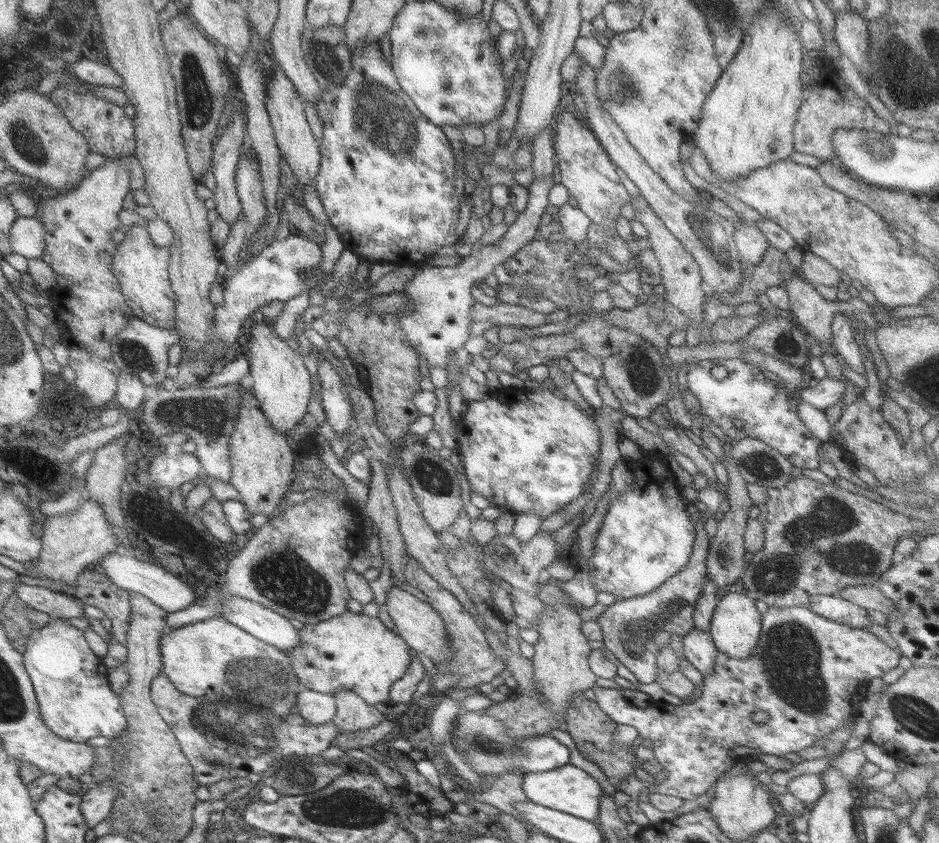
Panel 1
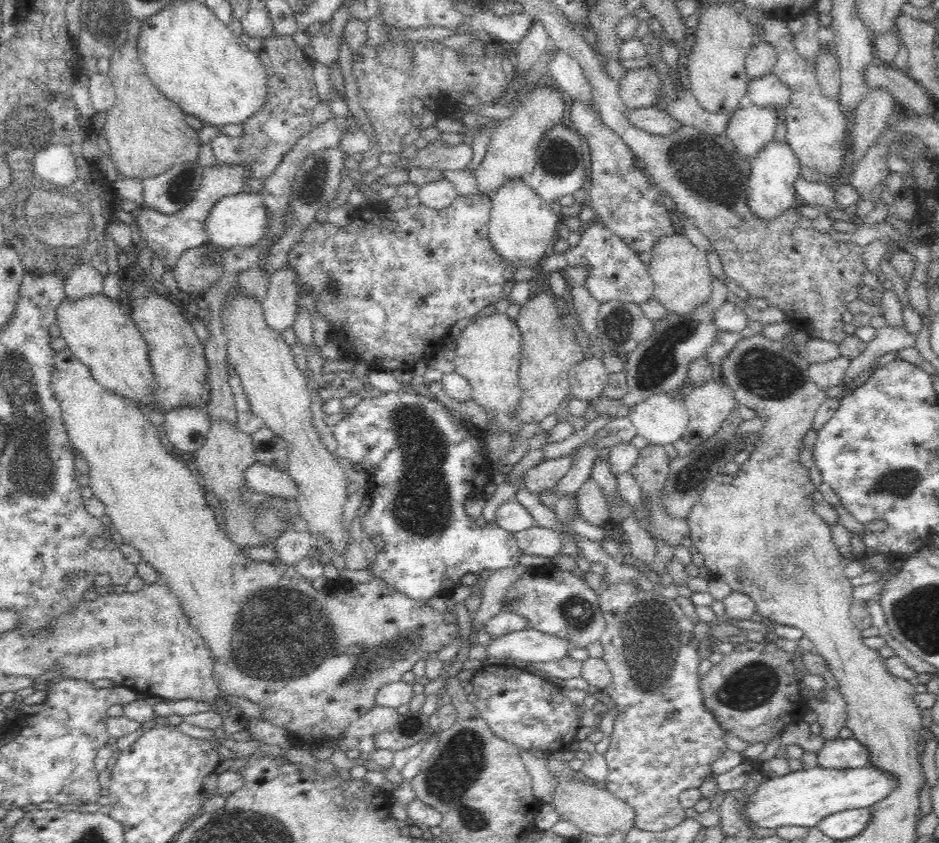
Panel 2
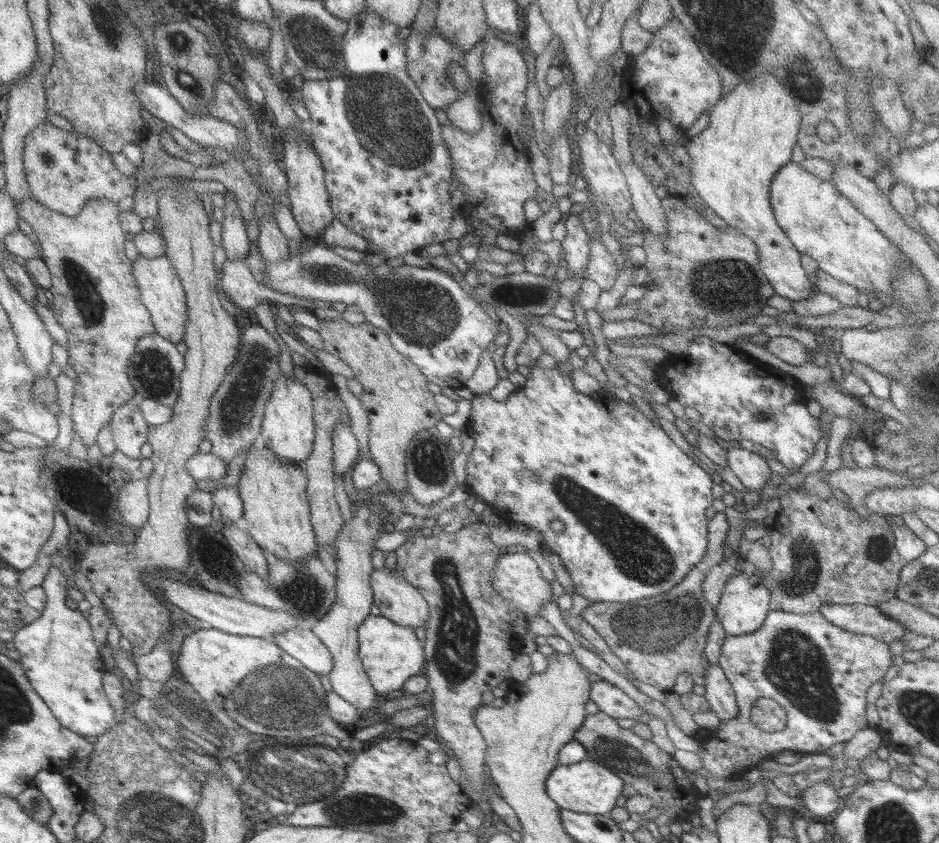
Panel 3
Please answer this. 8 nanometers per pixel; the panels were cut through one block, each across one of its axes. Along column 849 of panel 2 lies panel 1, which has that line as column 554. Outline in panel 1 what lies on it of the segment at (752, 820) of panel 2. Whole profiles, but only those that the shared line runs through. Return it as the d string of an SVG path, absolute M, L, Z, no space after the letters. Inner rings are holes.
M565 765L547 772L526 773L522 788L528 800L544 808L552 808L577 818L594 822L600 812L602 787L590 774L576 766Z

